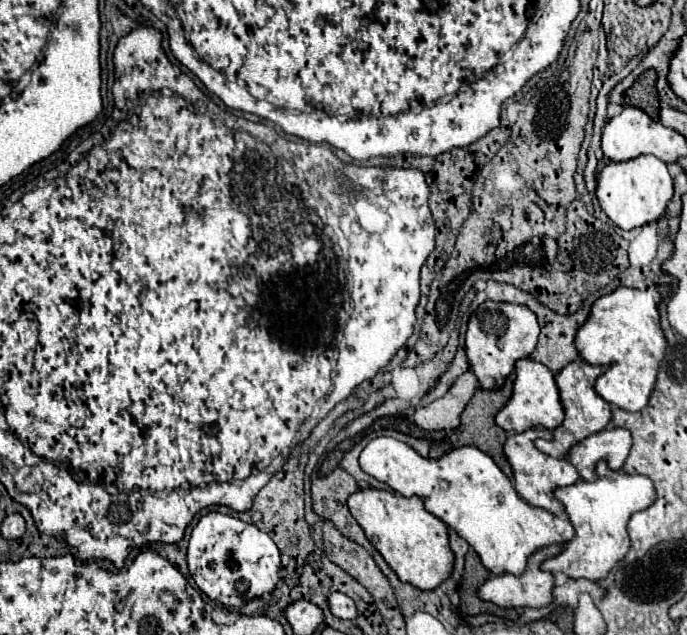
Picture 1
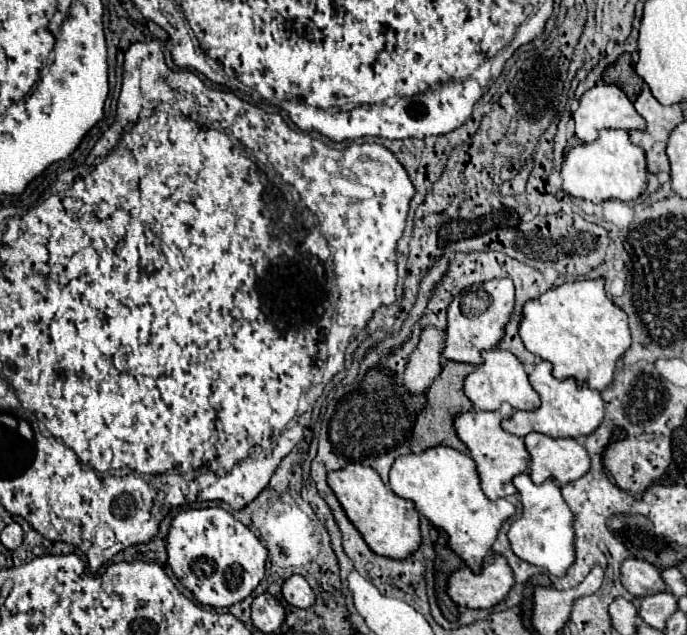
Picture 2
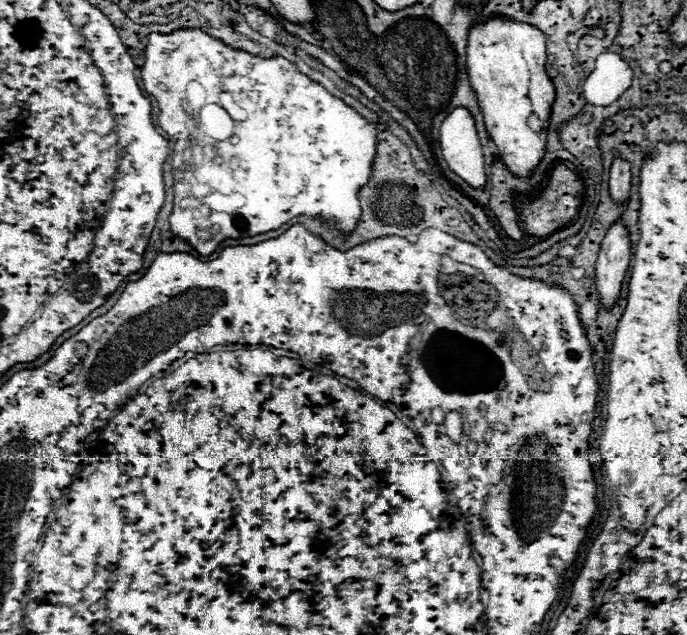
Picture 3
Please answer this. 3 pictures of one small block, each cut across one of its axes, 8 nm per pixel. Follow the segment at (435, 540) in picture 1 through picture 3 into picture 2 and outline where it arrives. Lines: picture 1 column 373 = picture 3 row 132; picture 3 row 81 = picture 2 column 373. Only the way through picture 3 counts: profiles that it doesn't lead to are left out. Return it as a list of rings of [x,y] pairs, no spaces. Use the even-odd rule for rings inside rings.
[[[348,464],[342,470],[328,474],[328,484],[342,504],[348,520],[362,534],[366,544],[380,556],[388,558],[406,558],[420,544],[420,514],[410,500],[396,496],[370,466]]]

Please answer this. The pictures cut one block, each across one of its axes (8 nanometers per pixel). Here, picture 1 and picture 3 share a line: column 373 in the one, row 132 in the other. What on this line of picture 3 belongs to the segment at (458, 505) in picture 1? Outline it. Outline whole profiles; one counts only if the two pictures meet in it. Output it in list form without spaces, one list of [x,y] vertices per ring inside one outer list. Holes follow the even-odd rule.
[[[456,108],[442,122],[440,144],[450,170],[454,170],[474,188],[482,188],[486,184],[480,138],[474,120],[466,108]]]

